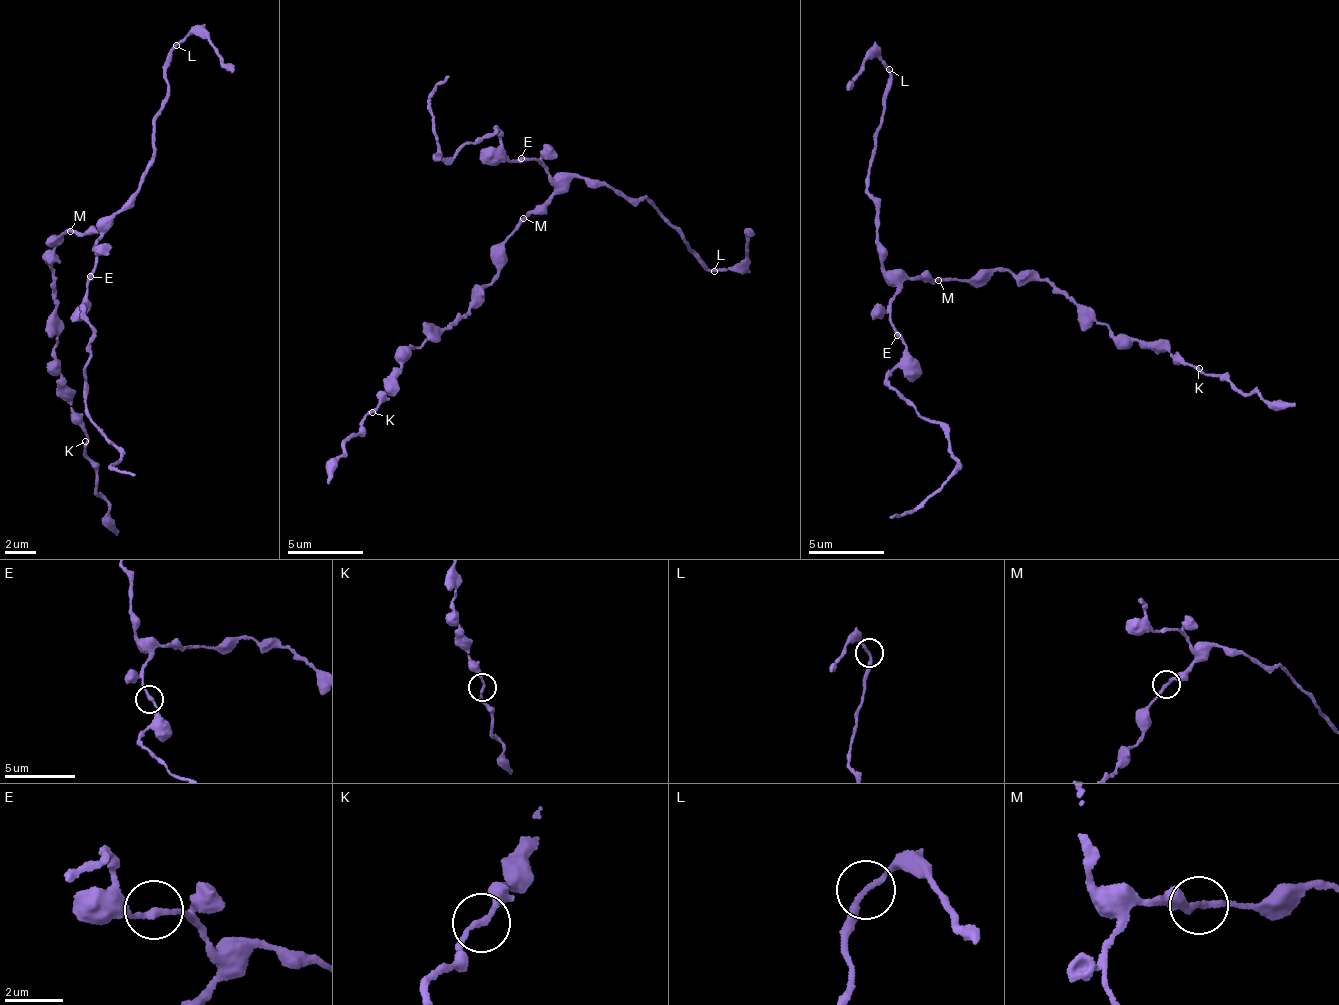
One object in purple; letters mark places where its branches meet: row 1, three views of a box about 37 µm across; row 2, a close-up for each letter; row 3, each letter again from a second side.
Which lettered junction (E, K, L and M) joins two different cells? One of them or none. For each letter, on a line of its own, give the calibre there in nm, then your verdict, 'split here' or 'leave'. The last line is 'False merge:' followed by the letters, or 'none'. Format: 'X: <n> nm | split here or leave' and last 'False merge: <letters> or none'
E: 190 nm | leave
K: 170 nm | leave
L: 190 nm | leave
M: 200 nm | leave
False merge: none

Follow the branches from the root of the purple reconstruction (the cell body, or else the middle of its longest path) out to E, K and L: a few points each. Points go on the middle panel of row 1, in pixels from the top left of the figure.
E: (523, 221), (525, 215), (546, 208), (554, 187), (542, 165), (531, 156), (521, 158)
K: (523, 221), (517, 223), (505, 241), (504, 254), (478, 305), (434, 338), (408, 352), (397, 384), (372, 412)
L: (523, 221), (581, 178), (626, 200), (645, 198), (714, 270)

